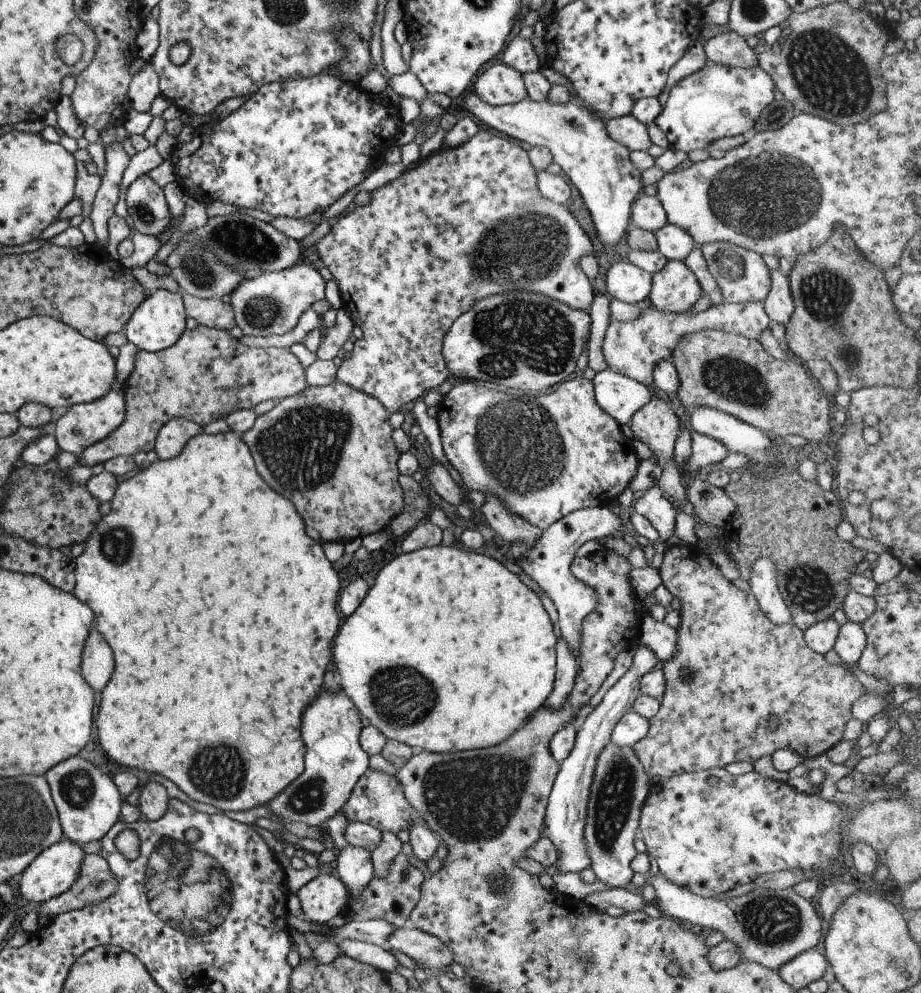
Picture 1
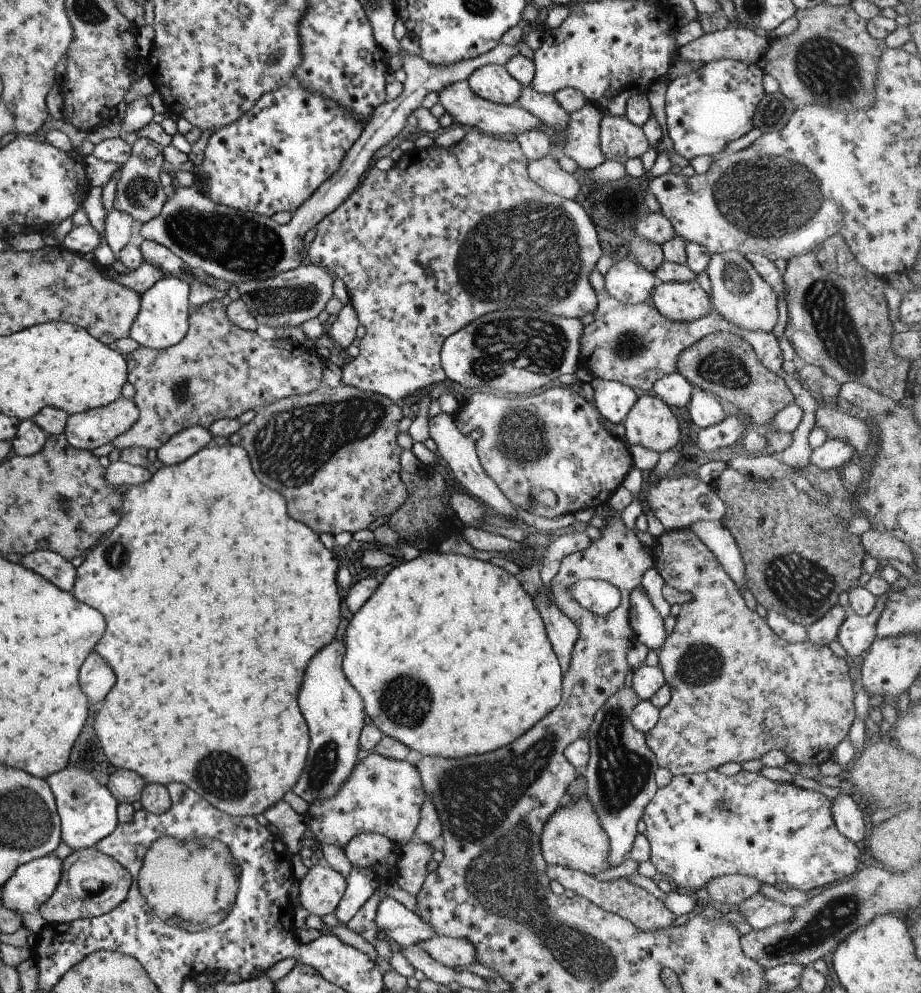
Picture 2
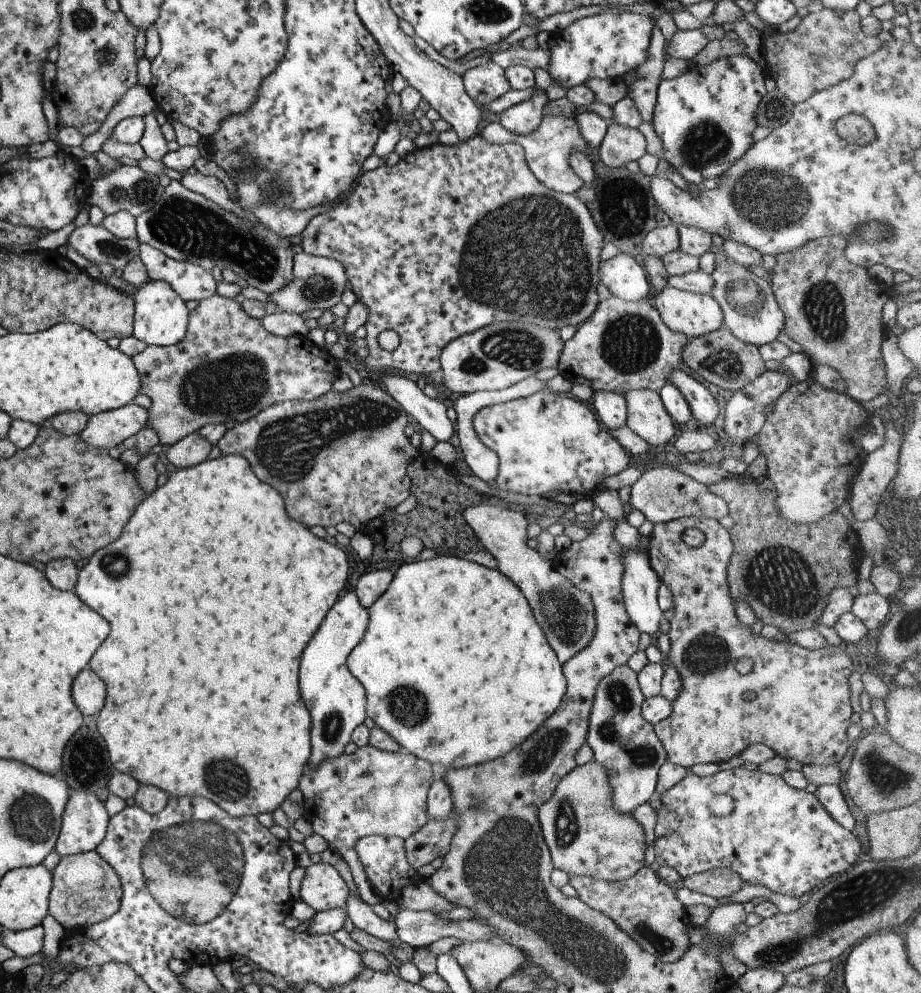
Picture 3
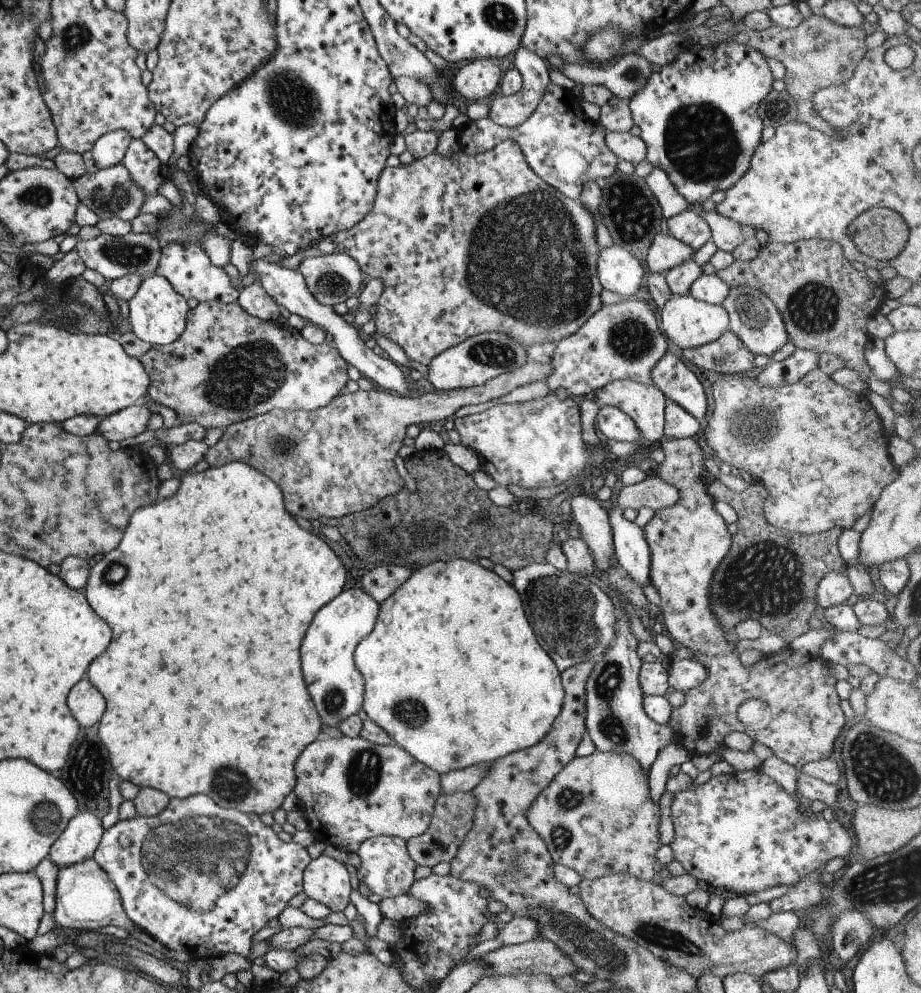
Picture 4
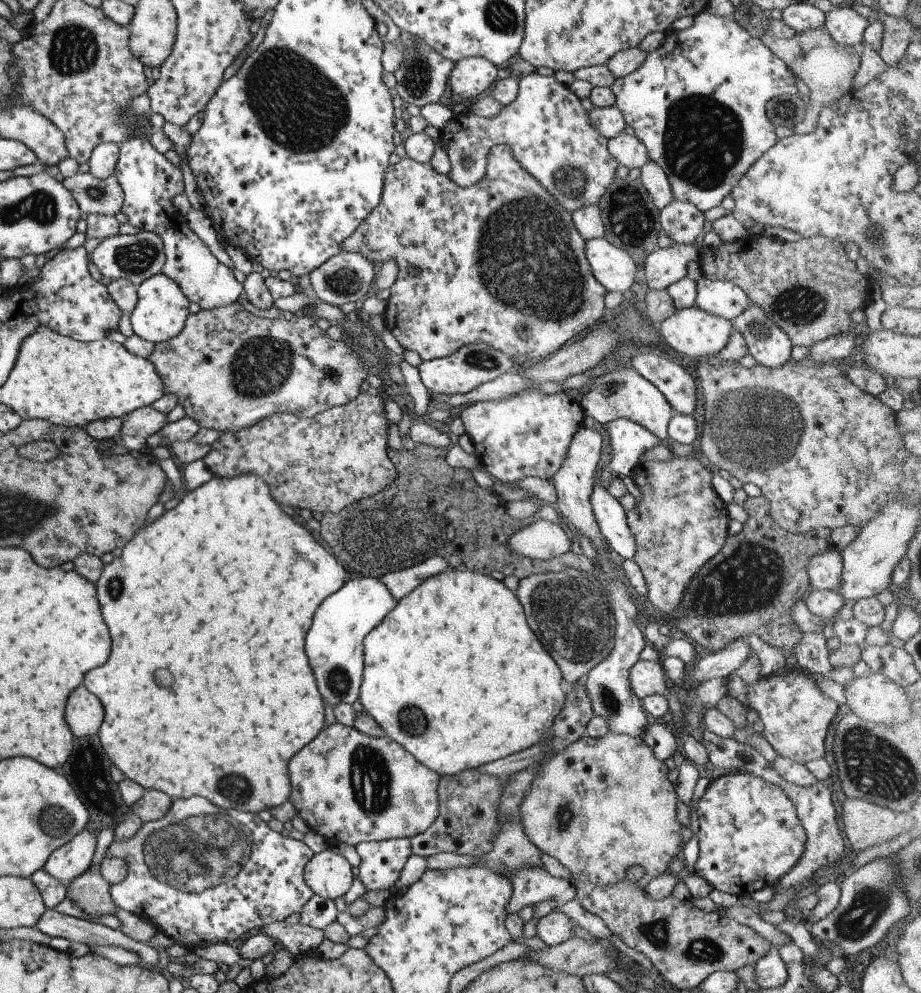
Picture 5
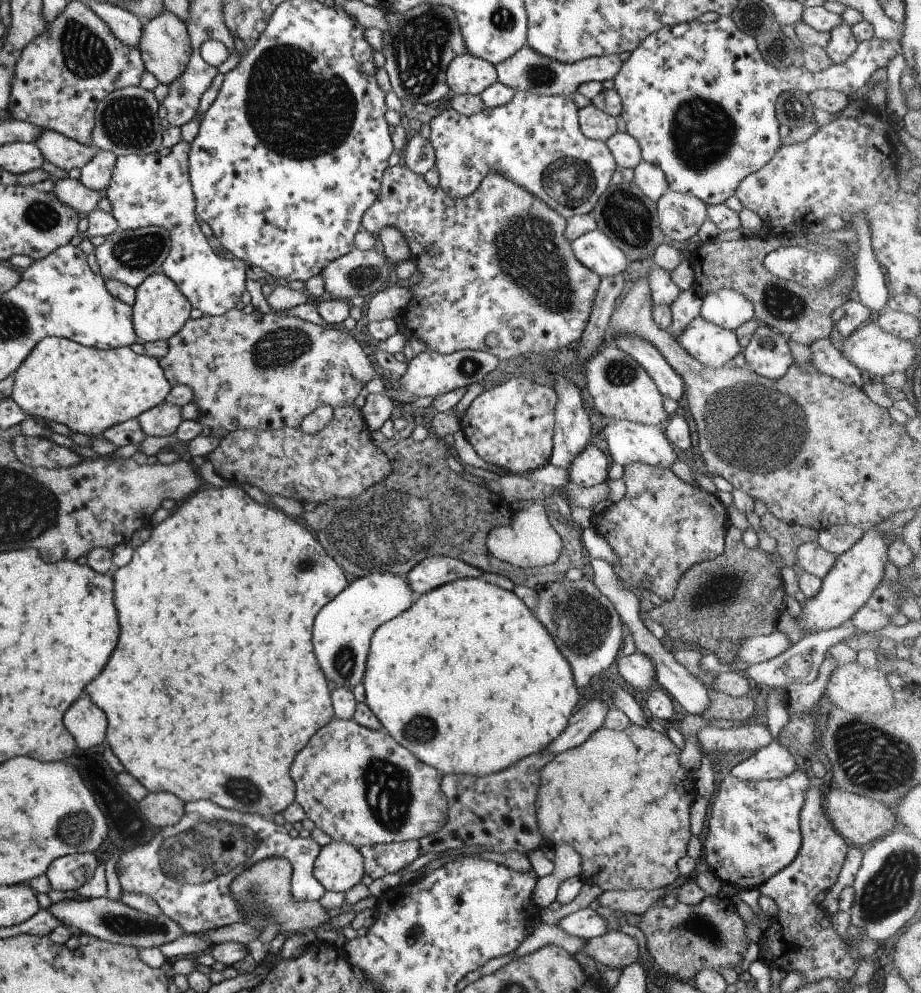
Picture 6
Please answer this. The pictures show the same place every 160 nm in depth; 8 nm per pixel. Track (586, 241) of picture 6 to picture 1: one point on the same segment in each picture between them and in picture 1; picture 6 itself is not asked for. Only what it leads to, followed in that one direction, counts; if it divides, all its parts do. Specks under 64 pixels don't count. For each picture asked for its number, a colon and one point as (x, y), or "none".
1: (624, 282)
2: (626, 281)
3: (622, 275)
4: (616, 270)
5: (612, 267)

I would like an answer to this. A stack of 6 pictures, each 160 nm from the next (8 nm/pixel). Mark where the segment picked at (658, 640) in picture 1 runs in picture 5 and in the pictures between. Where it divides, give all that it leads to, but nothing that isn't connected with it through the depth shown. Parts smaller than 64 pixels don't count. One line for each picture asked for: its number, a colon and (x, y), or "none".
2: (646, 623)
3: (639, 584)
4: (631, 552)
5: (610, 518)

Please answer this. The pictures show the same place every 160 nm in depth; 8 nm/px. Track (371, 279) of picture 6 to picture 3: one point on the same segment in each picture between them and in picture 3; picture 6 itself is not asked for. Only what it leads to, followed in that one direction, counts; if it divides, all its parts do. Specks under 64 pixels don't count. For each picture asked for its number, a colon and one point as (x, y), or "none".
3: (317, 282)
4: (331, 278)
5: (346, 277)

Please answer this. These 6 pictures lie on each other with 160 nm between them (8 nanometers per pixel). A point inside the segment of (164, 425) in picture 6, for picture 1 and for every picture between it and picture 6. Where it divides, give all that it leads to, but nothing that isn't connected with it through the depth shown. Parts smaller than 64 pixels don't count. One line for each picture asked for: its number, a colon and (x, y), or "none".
1: (82, 425)
2: (86, 430)
3: (104, 430)
4: (131, 421)
5: (144, 421)

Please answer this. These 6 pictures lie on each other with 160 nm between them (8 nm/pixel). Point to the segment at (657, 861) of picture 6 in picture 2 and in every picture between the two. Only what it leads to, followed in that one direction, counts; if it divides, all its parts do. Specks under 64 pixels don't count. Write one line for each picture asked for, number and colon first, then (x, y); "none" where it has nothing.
2: (572, 837)
3: (585, 836)
4: (596, 817)
5: (600, 805)

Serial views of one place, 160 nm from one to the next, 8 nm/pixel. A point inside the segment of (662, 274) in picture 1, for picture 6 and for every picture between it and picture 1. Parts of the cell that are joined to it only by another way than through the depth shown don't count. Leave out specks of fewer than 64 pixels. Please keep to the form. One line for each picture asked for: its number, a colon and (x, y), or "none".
2: (684, 302)
3: (692, 314)
4: (688, 323)
5: (690, 331)
6: (708, 343)

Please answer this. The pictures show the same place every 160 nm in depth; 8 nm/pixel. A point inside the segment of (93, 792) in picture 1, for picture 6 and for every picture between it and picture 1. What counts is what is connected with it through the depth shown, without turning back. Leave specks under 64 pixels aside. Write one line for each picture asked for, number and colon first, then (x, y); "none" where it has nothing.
2: (87, 811)
3: (84, 819)
4: (78, 841)
5: (69, 861)
6: (70, 872)

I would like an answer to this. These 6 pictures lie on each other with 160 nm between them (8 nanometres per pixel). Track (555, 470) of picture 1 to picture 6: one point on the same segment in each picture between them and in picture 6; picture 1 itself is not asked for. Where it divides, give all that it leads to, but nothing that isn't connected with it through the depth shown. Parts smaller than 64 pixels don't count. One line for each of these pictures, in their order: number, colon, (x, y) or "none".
2: (553, 442)
3: (544, 442)
4: (536, 444)
5: (526, 434)
6: (510, 425)

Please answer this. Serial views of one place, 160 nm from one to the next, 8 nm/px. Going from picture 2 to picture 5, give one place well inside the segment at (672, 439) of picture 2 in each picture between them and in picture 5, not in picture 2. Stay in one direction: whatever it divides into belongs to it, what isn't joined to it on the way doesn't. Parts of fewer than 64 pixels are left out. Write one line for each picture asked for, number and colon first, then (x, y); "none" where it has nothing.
3: (645, 415)
4: (644, 404)
5: (622, 393)

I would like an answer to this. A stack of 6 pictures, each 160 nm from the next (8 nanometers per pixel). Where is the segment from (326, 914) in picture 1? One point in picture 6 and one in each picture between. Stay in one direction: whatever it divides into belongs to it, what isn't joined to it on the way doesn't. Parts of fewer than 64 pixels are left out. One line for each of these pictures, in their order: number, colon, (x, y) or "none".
2: (321, 888)
3: (322, 888)
4: (325, 880)
5: (327, 874)
6: (338, 866)

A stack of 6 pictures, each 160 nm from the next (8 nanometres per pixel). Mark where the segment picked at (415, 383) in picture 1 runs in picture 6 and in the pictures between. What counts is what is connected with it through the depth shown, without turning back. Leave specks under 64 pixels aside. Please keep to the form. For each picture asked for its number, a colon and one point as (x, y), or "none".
2: (411, 243)
3: (450, 239)
4: (464, 245)
5: (480, 250)
6: (497, 260)

